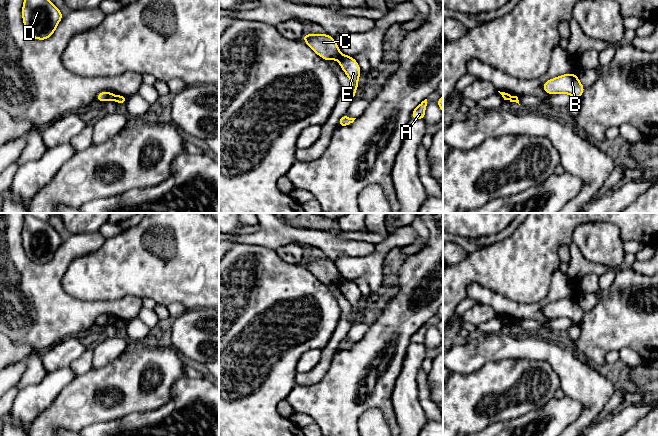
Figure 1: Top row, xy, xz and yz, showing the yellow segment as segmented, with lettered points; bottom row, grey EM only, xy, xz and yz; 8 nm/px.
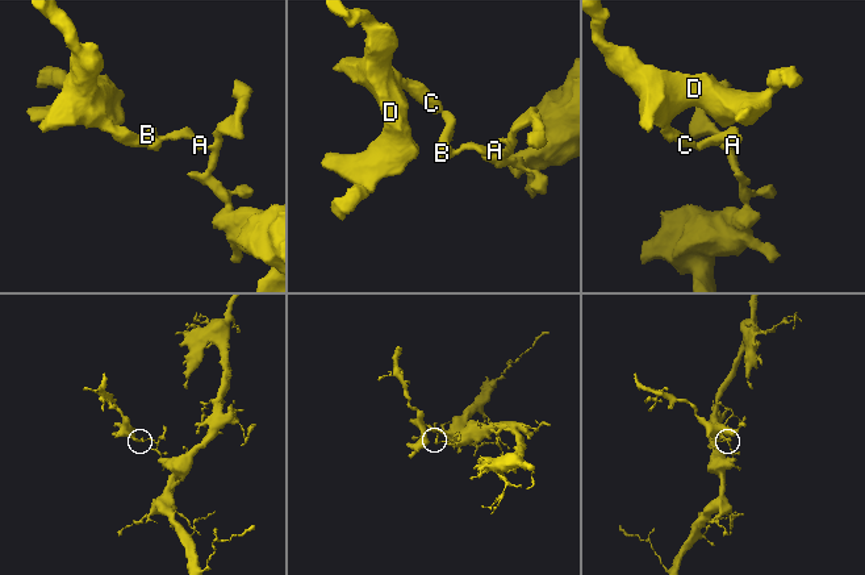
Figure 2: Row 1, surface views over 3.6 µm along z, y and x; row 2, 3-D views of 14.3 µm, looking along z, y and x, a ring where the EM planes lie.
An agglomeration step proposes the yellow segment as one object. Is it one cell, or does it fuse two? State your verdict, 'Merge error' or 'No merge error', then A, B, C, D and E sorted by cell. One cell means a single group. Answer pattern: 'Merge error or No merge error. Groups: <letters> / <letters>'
Merge error. Groups: A B E / C D

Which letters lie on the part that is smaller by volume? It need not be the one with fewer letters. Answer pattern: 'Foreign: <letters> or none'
Foreign: C, D

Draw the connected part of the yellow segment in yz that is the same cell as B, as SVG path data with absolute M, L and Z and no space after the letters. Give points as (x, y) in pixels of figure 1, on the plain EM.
M568 297L546 305L542 309L543 314L549 318L566 317L574 323L580 323L585 311L580 307L575 297Z

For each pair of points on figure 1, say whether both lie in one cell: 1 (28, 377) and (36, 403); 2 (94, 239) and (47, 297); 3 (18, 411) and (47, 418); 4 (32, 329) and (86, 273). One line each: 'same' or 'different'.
1: different
2: same
3: different
4: different

